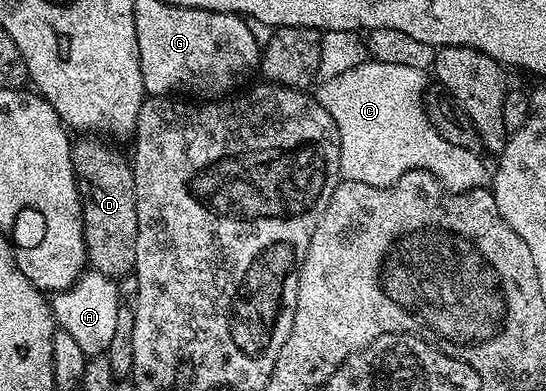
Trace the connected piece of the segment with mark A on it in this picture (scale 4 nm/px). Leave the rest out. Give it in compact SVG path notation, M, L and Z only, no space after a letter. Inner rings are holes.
M91 269L85 270L74 286L51 296L50 306L59 330L70 333L84 355L91 357L108 352L110 341L114 341L114 331L118 329L118 309L122 306L122 291L117 280Z

